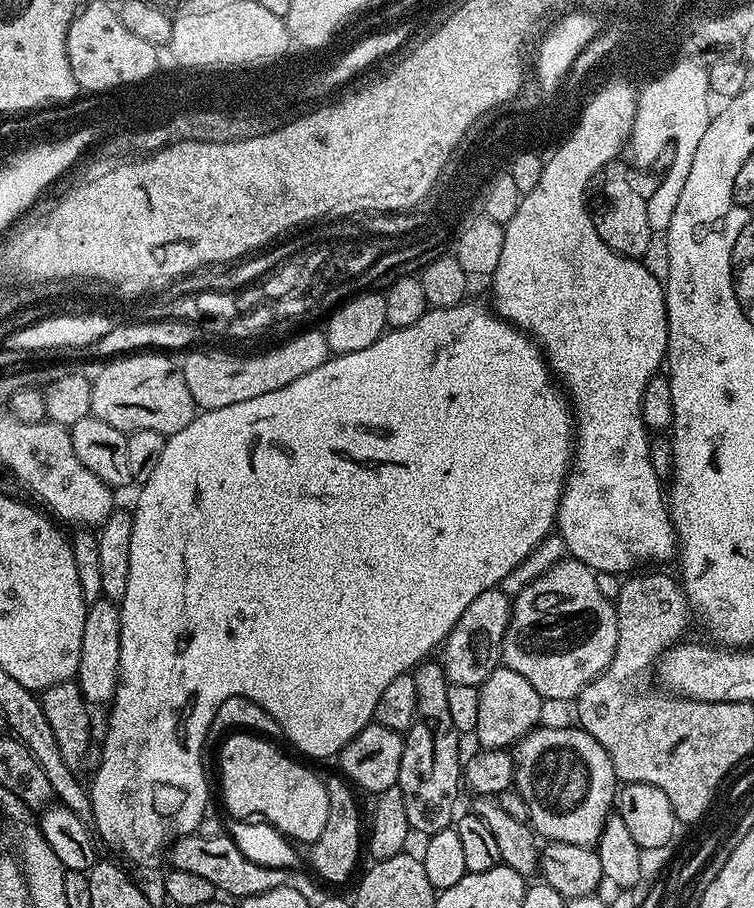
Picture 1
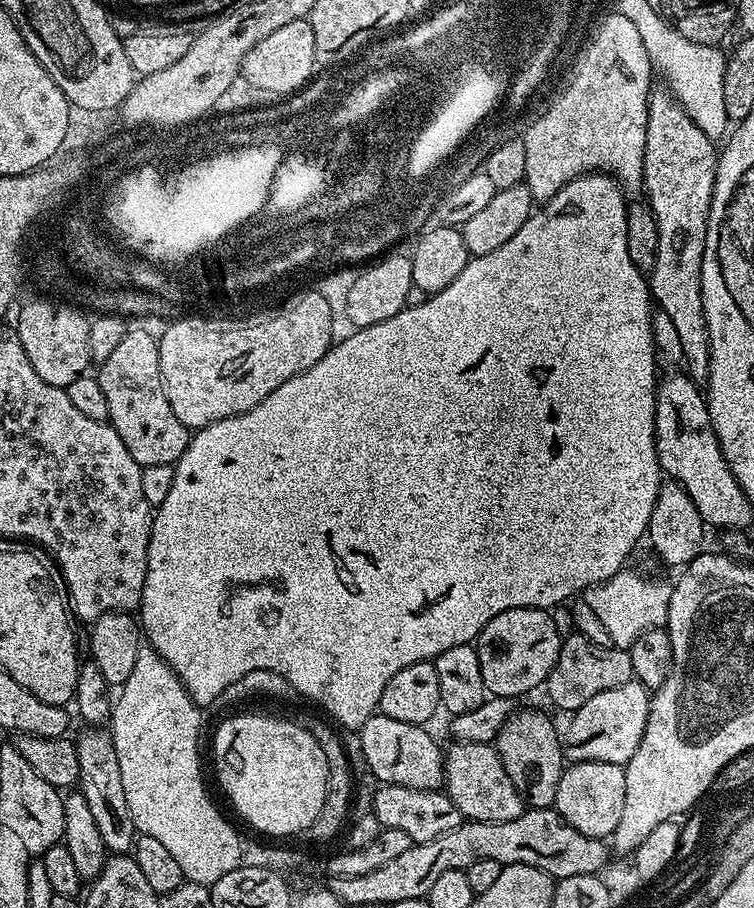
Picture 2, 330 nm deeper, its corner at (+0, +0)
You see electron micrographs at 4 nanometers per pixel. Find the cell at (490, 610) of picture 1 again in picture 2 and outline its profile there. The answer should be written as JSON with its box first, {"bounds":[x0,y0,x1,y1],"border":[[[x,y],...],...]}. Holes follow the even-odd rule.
{"bounds":[474,608,562,698],"border":[[[511,608],[498,618],[490,618],[486,626],[480,631],[480,635],[474,641],[474,647],[478,654],[478,666],[482,666],[482,682],[485,689],[493,697],[507,696],[517,698],[523,692],[532,692],[536,687],[547,681],[550,670],[560,653],[562,638],[552,621],[551,611],[543,608]]]}

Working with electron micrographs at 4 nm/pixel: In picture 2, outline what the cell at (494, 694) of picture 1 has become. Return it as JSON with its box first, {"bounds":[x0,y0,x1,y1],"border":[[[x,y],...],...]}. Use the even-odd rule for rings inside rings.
{"bounds":[494,711,566,808],"border":[[[513,711],[510,719],[494,741],[496,753],[510,774],[510,782],[519,790],[525,805],[534,808],[551,808],[556,803],[558,782],[566,767],[561,733],[556,733],[552,720],[544,712]]]}

